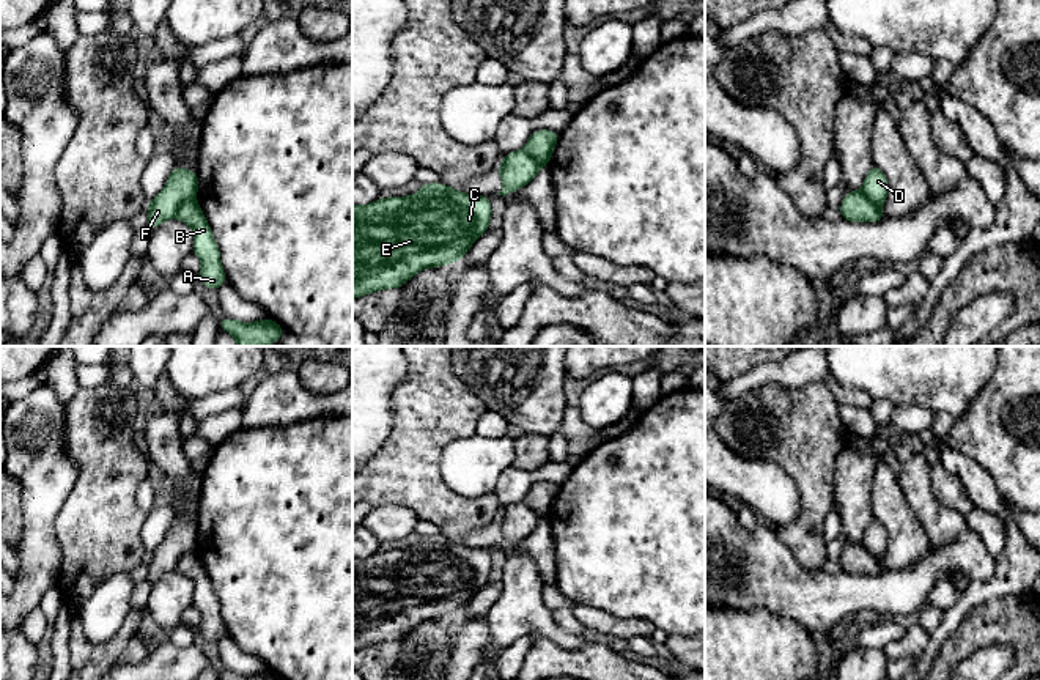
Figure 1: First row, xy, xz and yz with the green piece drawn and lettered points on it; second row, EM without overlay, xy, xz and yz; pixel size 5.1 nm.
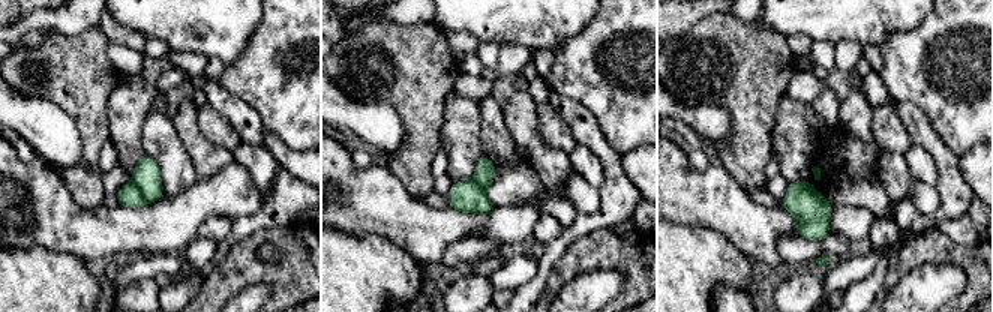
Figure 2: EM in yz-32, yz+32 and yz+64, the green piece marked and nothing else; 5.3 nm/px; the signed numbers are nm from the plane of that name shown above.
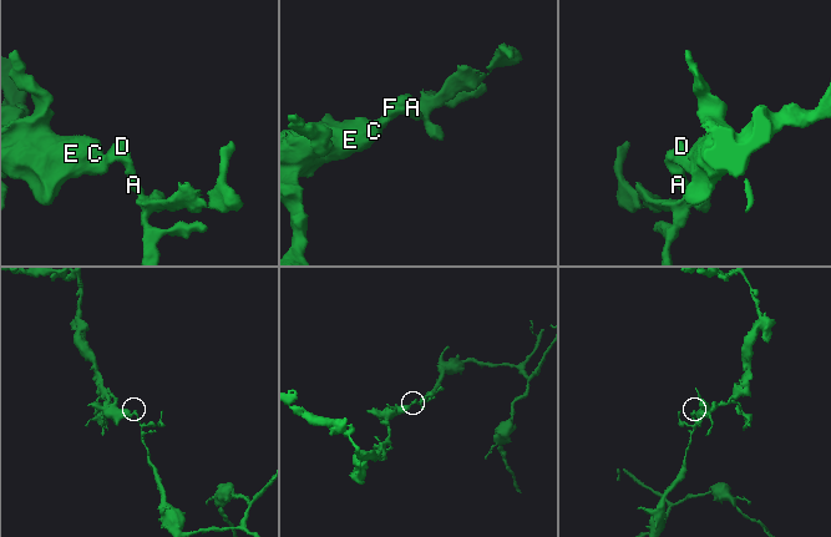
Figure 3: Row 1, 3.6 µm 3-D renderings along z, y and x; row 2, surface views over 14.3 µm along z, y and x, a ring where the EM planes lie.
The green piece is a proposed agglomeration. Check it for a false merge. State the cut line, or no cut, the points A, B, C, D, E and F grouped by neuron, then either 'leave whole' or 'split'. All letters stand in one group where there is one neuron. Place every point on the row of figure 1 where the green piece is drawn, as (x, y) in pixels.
cut in xy along (194, 197), (188, 199), (175, 216); A B / C D E F; split

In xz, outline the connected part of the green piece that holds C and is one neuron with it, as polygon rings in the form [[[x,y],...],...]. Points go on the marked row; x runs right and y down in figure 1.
[[[422,184],[422,189],[409,197],[389,197],[379,198],[367,206],[352,205],[352,299],[360,298],[363,294],[371,294],[374,291],[381,291],[385,288],[401,288],[401,285],[411,280],[419,271],[428,268],[439,268],[448,263],[459,261],[469,247],[489,230],[489,219],[492,216],[491,201],[486,195],[469,195],[461,190],[455,190],[447,184]]]

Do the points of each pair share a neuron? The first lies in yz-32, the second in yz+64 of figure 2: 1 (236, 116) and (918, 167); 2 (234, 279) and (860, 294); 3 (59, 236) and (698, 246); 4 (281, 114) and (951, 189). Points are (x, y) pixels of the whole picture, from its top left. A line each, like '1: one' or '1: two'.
1: two
2: two
3: two
4: two

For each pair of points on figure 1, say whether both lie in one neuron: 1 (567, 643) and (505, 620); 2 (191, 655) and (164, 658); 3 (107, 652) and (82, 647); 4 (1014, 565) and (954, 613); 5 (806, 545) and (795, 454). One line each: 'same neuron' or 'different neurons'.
1: same neuron
2: same neuron
3: different neurons
4: same neuron
5: same neuron

